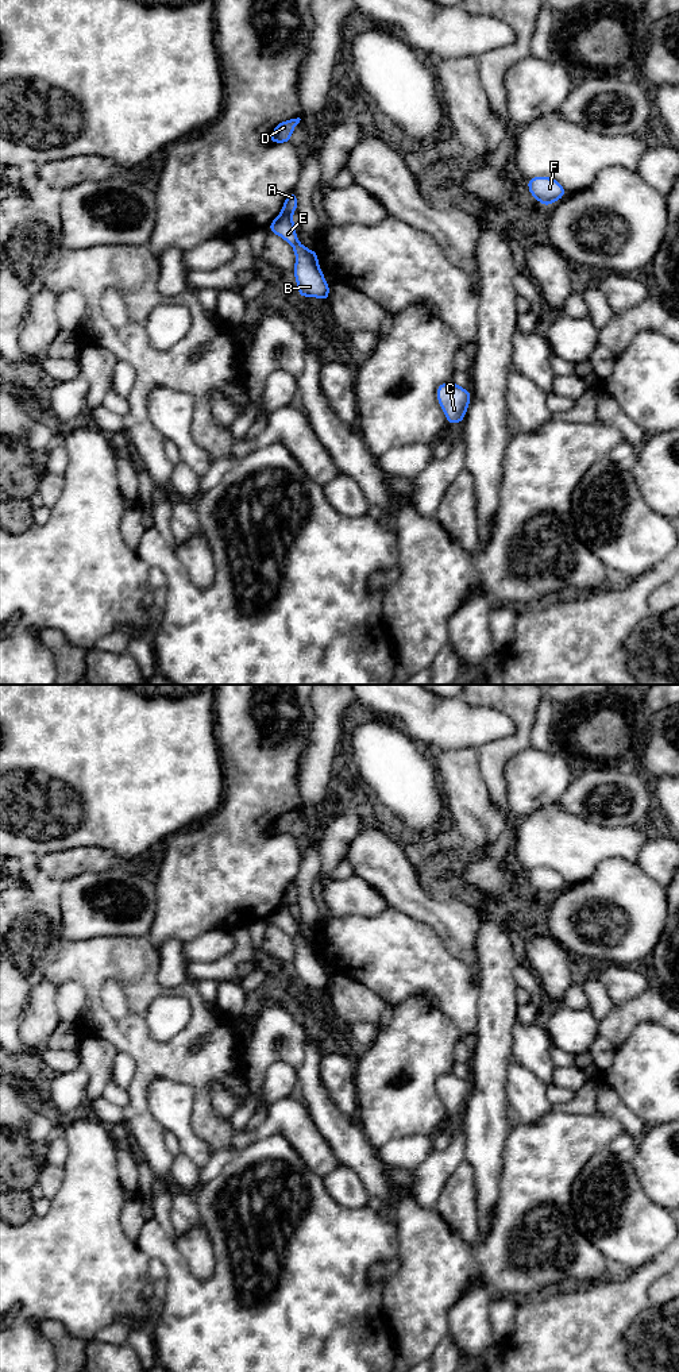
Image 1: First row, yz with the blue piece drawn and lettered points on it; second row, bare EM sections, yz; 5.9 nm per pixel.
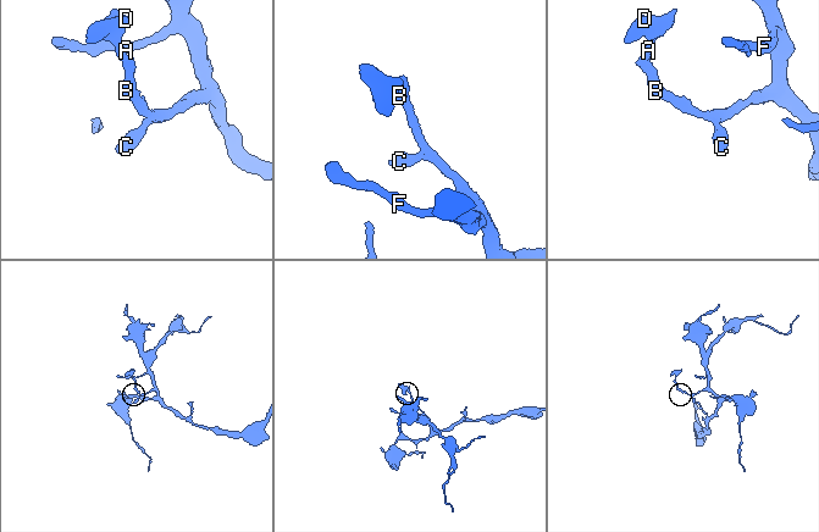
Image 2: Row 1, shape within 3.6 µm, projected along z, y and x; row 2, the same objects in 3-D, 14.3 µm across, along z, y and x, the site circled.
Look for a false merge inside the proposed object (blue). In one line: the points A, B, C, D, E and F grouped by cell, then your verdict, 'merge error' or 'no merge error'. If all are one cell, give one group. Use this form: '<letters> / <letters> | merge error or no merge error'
A D / B C E F | merge error

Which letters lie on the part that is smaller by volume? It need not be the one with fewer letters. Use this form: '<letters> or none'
A, D

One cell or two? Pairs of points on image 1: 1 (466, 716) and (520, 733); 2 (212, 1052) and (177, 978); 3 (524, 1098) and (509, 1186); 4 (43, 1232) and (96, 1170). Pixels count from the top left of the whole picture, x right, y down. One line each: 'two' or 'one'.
1: two
2: two
3: two
4: one

